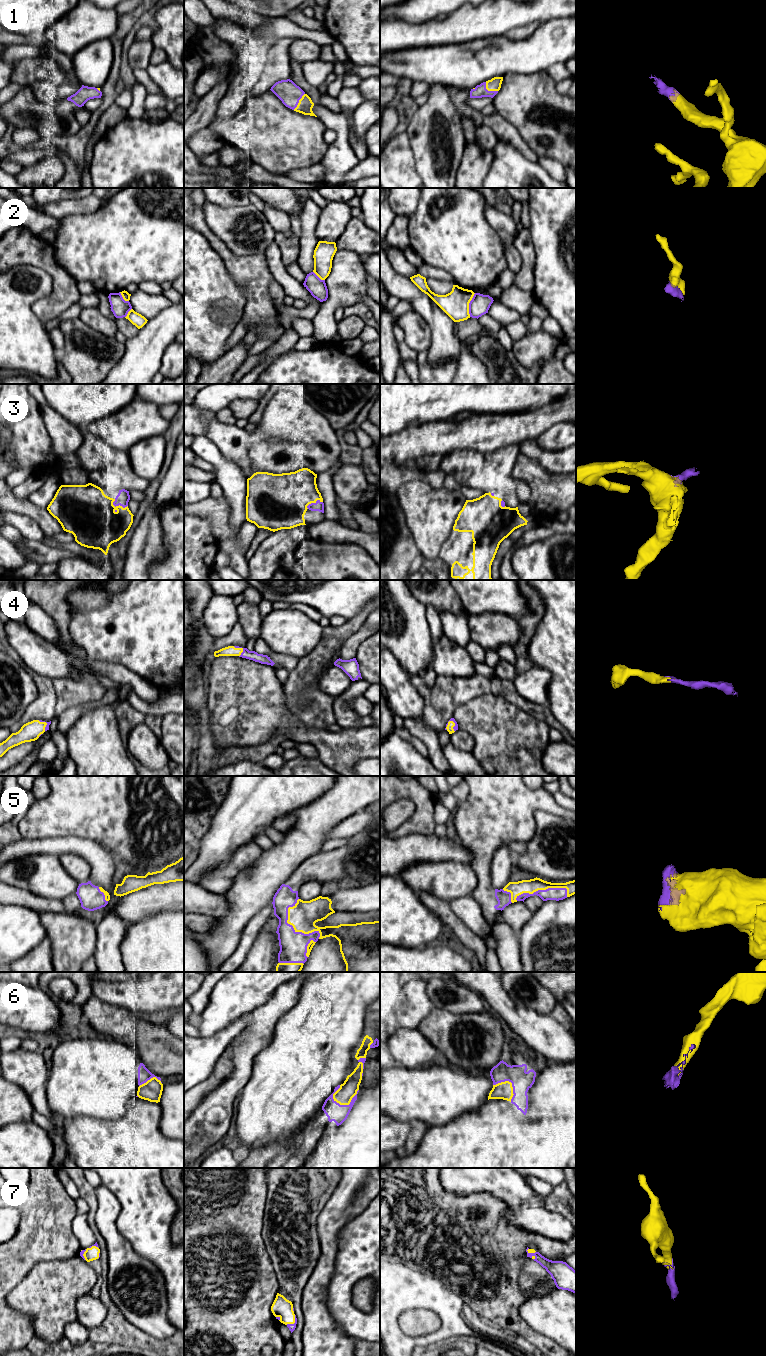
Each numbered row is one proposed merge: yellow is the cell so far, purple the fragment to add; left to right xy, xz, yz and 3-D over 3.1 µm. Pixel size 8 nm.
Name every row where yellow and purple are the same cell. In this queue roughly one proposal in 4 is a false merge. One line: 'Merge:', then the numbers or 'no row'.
Merge: 1, 3, 4, 5, 6, 7

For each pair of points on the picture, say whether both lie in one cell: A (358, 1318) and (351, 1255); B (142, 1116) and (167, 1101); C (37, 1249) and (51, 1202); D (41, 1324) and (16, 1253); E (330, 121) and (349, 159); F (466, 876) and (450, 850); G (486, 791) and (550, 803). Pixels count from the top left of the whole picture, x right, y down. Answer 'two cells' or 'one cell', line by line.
A: one cell
B: two cells
C: one cell
D: two cells
E: one cell
F: two cells
G: one cell

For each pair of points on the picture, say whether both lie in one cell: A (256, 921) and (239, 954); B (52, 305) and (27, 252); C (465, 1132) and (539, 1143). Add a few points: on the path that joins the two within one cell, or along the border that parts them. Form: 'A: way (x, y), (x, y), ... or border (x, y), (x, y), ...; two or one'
A: way (252, 929), (244, 946); one
B: way (58, 290), (58, 275), (42, 259); one
C: way (483, 1143), (521, 1143); one

